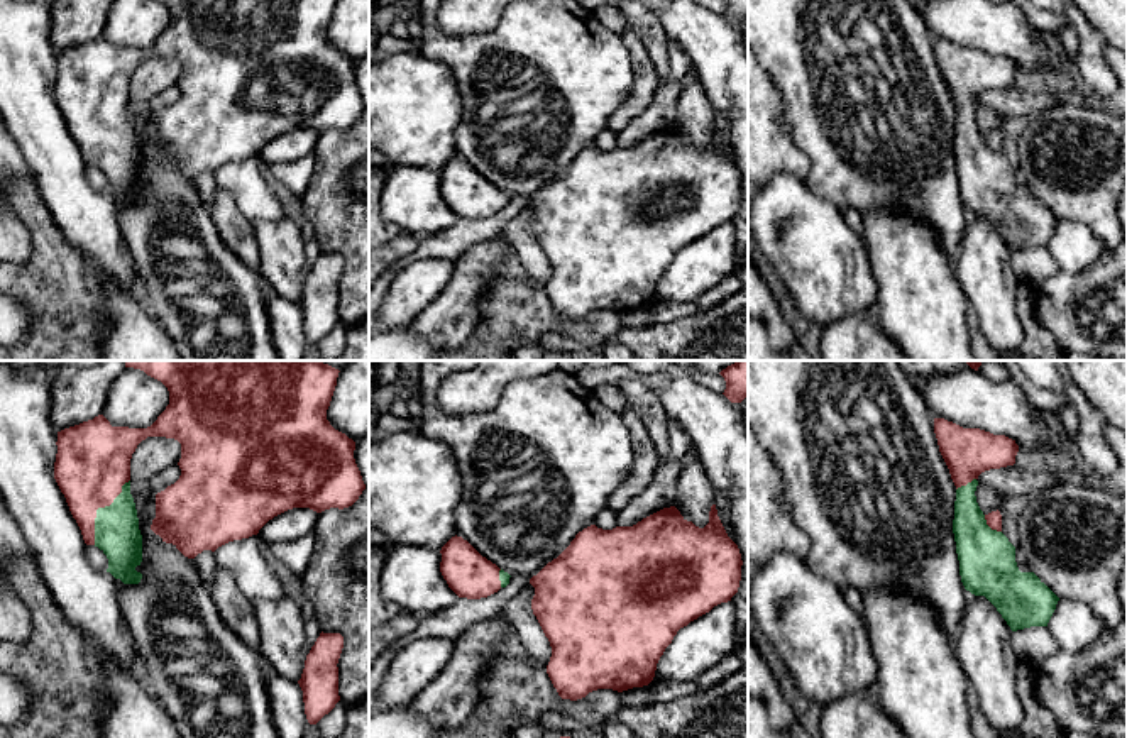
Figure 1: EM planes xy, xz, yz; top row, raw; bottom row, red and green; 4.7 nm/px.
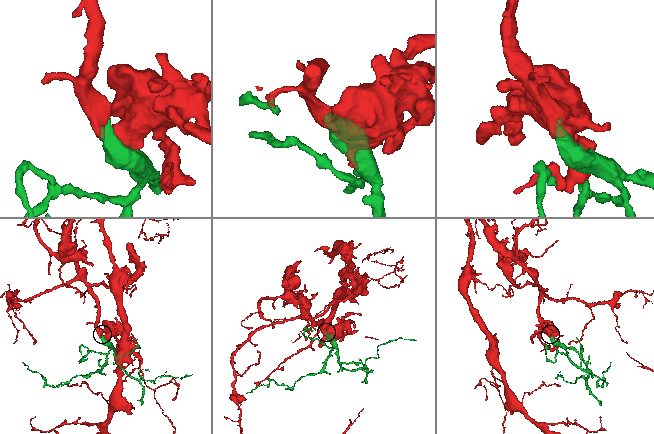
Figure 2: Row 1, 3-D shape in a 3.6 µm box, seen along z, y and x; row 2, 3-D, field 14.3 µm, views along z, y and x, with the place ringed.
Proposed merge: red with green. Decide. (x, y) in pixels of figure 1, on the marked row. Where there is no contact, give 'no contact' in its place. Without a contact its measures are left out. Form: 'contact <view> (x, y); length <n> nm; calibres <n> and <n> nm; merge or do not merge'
contact xy (98, 506); length 360 nm; calibres 360 and 220 nm; merge

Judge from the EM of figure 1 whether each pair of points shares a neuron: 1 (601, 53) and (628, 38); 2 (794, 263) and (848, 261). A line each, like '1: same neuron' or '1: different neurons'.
1: different neurons
2: same neuron

